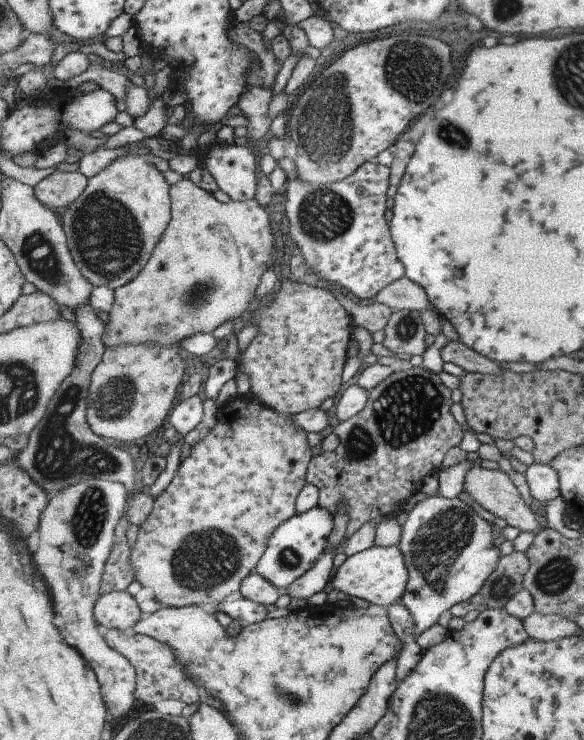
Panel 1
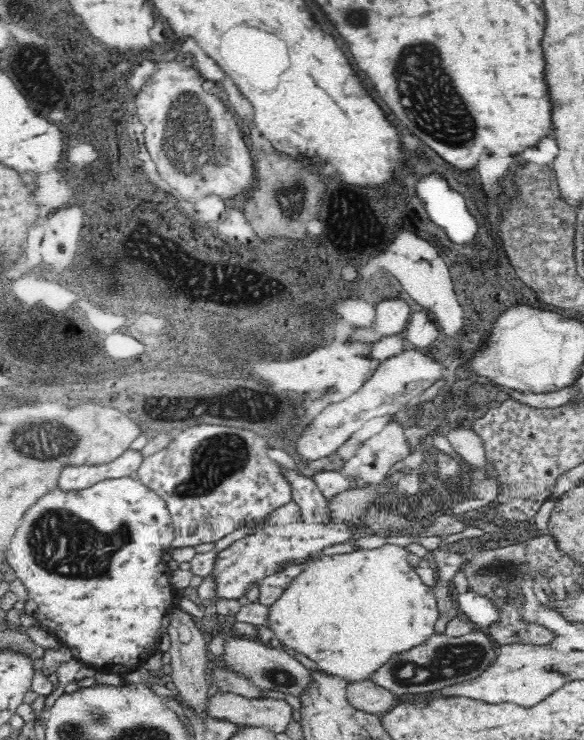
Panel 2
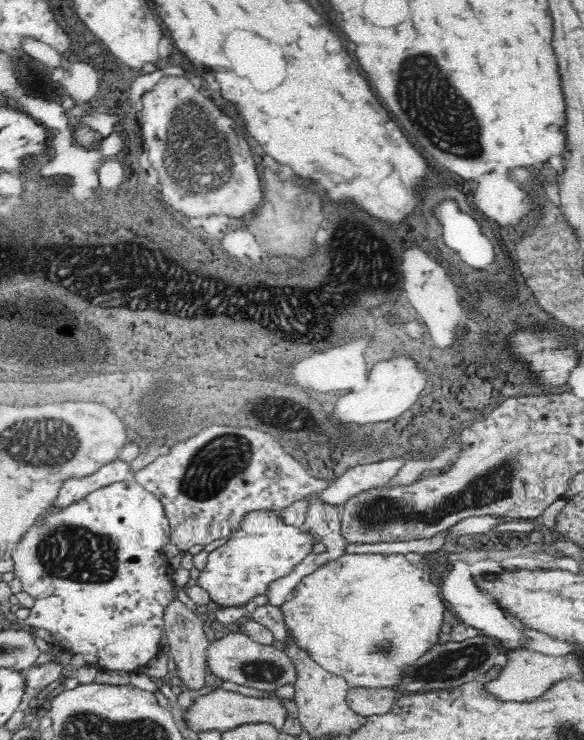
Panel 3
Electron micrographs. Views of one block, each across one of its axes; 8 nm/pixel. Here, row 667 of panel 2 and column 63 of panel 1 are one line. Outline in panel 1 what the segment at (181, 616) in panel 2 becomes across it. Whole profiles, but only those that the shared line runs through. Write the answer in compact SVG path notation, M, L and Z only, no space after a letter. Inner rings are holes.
M55 171L34 187L37 198L48 207L69 207L87 188L90 178L81 171Z

